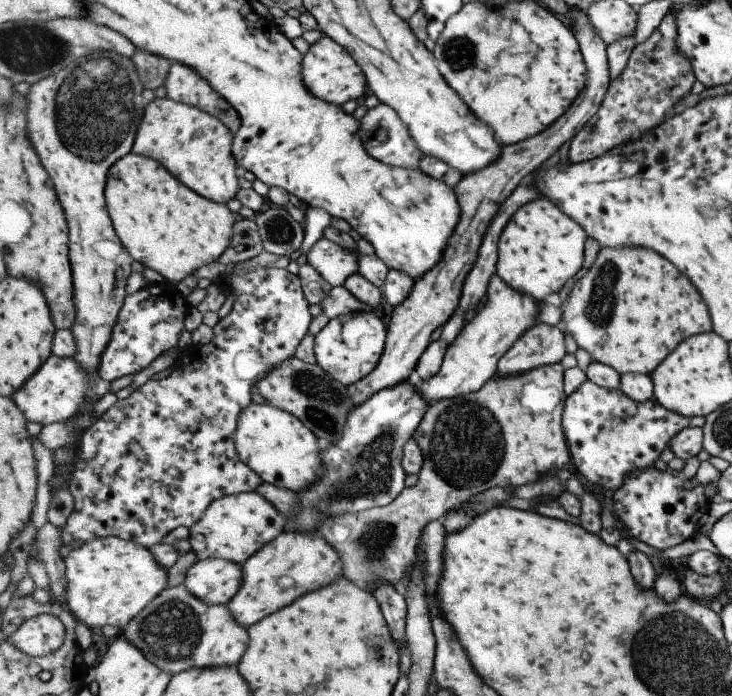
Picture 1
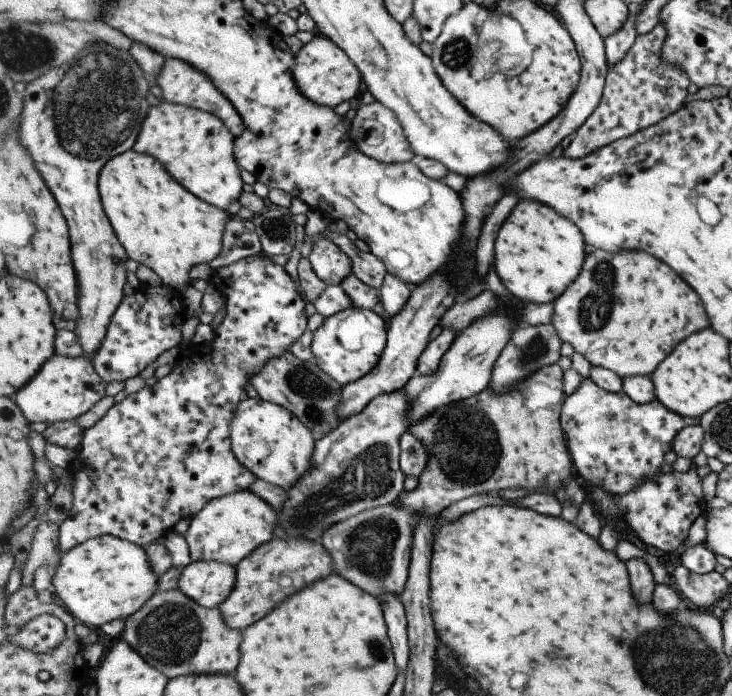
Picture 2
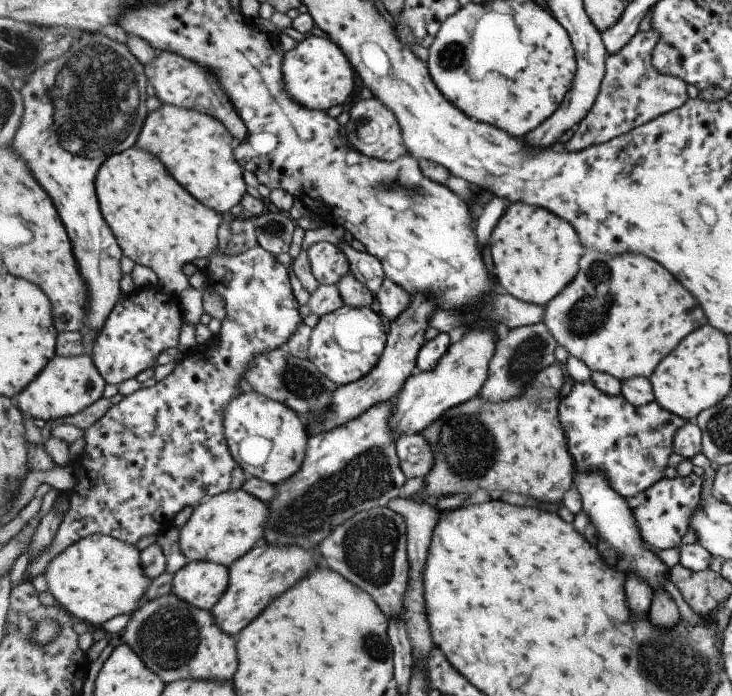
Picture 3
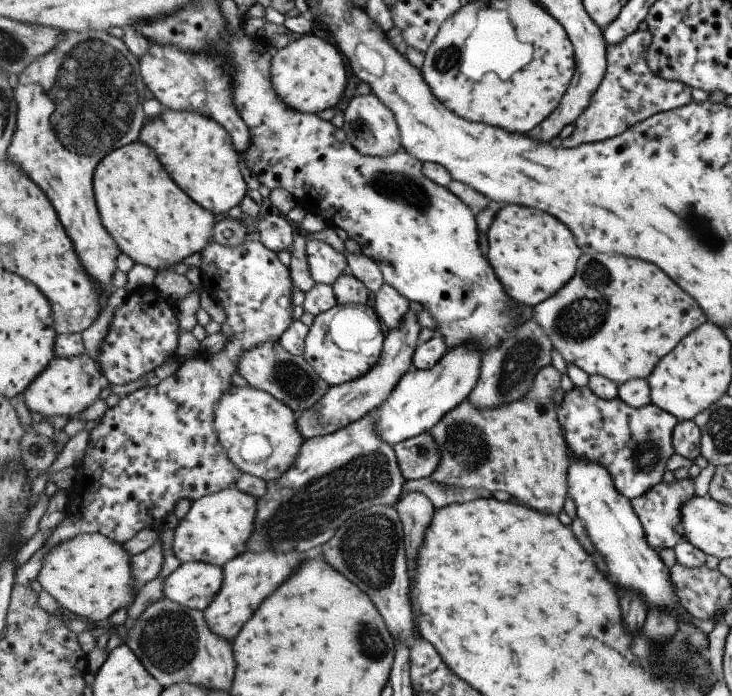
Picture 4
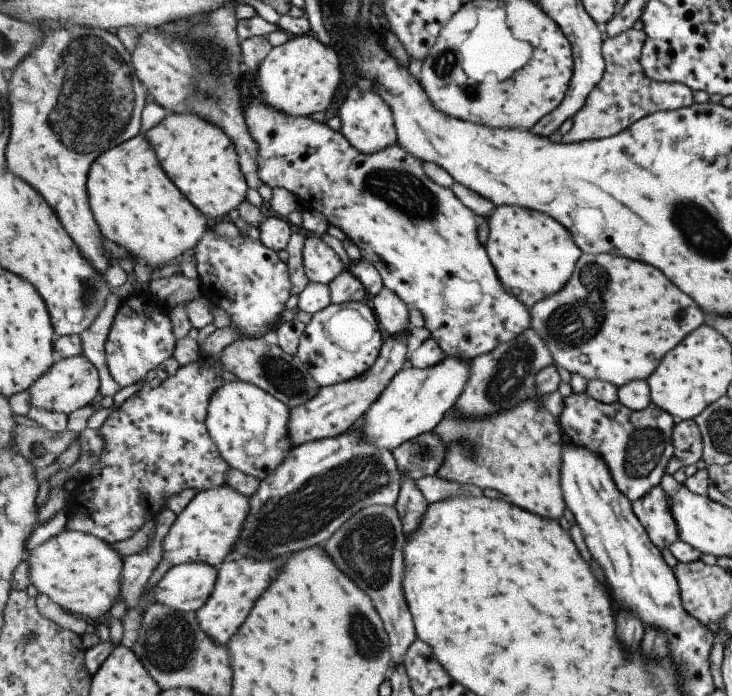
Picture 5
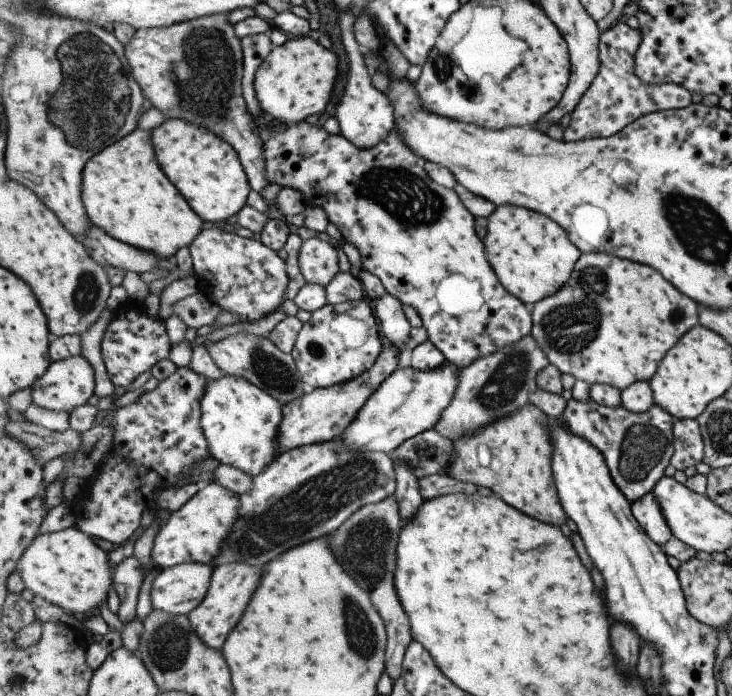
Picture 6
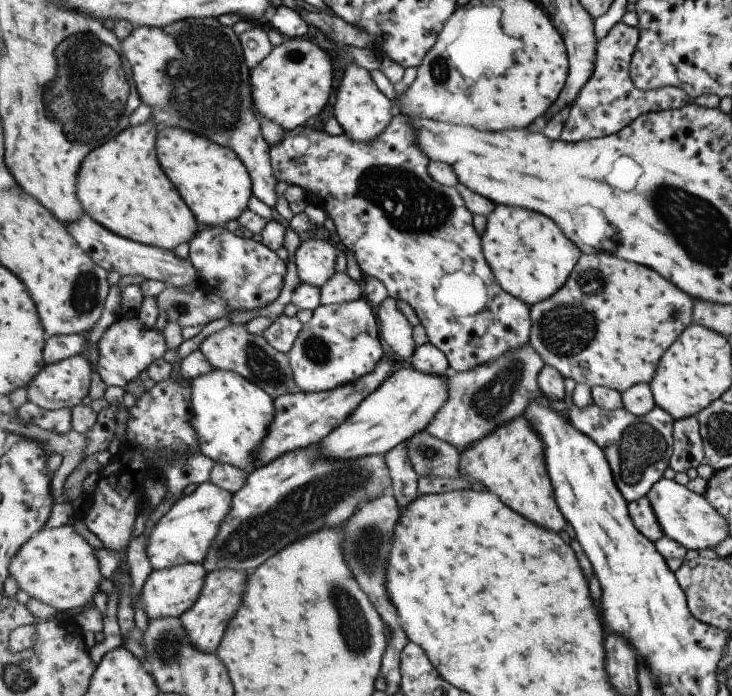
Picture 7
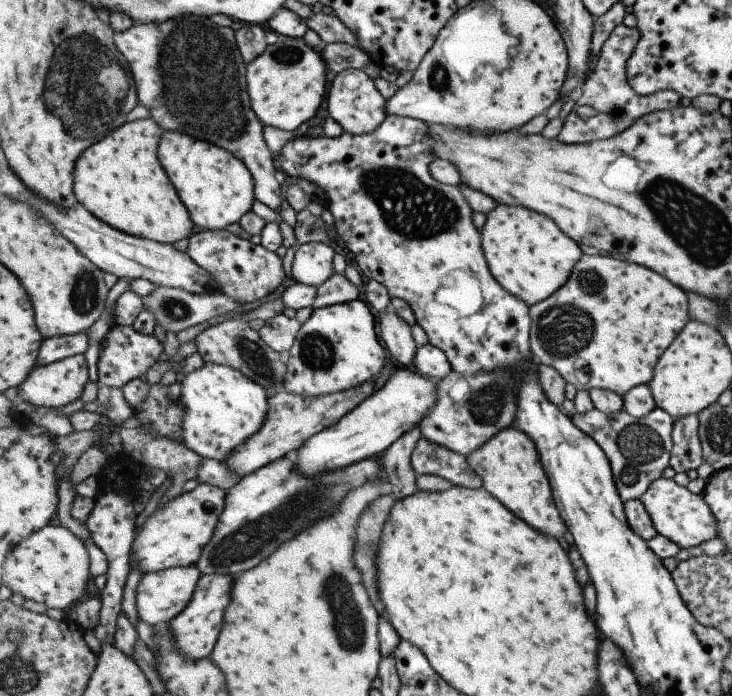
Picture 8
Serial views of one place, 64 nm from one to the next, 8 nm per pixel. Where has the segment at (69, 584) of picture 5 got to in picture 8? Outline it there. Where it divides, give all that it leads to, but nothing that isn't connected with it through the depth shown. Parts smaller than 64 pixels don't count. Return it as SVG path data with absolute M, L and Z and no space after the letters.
M53 523L16 546L8 554L3 568L2 584L13 589L17 600L28 598L65 612L85 596L87 586L93 578L91 558L85 542L77 538L69 528L53 526Z

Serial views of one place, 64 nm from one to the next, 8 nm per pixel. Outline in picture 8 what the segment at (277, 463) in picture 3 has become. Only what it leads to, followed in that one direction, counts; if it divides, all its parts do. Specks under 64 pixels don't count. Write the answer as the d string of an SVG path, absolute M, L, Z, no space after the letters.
M208 363L188 374L181 382L179 401L184 404L184 442L206 459L228 461L237 447L258 433L270 411L264 387L240 370Z

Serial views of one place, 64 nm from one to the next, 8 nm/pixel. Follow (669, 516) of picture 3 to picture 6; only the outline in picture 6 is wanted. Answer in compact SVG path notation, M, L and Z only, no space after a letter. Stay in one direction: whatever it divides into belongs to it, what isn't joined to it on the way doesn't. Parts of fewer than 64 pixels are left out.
M655 493L632 502L632 511L644 531L662 548L675 537Z

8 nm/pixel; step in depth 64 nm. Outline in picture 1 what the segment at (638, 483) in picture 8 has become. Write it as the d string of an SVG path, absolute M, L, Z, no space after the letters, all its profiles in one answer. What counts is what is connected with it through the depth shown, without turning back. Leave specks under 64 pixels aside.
M591 380L565 397L562 405L572 462L591 484L599 484L605 492L615 492L631 474L653 468L676 434L689 427L703 429L706 423L706 417L686 417L665 408L655 398L637 402L620 389L608 389Z

